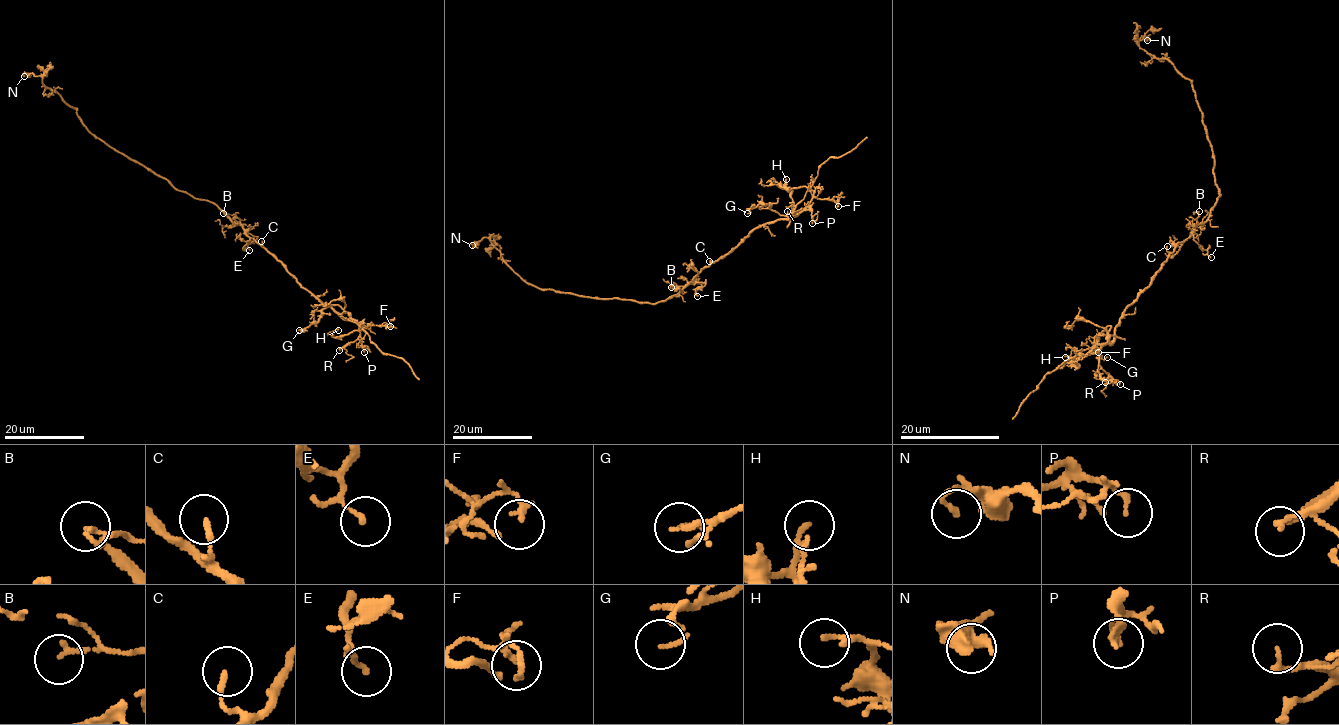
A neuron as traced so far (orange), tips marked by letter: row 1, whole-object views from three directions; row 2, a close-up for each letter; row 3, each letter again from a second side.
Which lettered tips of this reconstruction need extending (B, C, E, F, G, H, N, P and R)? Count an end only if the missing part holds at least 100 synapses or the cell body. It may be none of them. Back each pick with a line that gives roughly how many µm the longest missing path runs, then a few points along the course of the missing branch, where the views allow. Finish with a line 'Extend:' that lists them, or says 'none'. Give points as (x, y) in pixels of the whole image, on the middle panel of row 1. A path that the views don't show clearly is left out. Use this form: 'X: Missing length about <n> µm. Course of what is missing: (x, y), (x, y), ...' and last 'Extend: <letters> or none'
Extend: none

